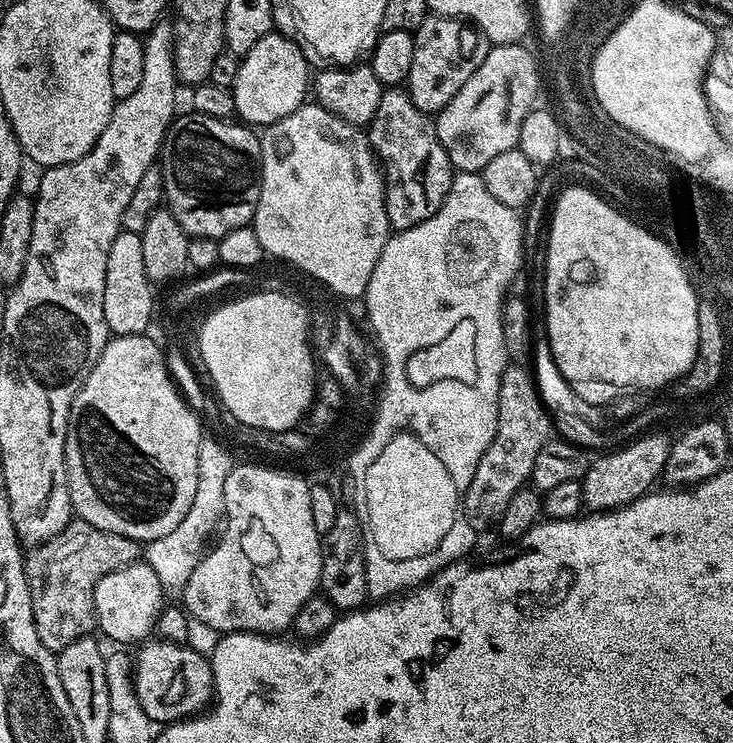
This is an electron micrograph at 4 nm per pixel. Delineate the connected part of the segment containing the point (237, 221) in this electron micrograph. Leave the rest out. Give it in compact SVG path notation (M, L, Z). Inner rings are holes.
M199 114L187 115L173 119L168 133L164 135L164 147L158 157L158 167L164 173L166 207L174 214L174 218L178 218L178 226L182 226L190 238L201 236L220 240L230 234L230 230L251 225L260 197L260 136L240 122Z

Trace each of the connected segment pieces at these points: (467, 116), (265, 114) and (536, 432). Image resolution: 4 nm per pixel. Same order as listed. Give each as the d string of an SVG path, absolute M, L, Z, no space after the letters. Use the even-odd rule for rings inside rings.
M523 43L489 47L486 58L482 58L474 74L466 78L466 86L462 86L462 90L458 90L458 94L454 94L454 98L450 98L447 106L435 117L436 133L456 172L483 173L484 167L497 154L506 154L506 150L519 145L522 122L537 103L536 91L540 88L540 72L536 69L536 60L524 47Z
M273 30L258 38L254 50L240 60L238 78L232 84L236 116L248 126L267 126L294 114L310 92L310 72L306 52L288 36Z
M524 366L505 367L498 390L496 433L464 494L464 517L472 528L483 530L487 524L495 525L499 521L506 506L510 506L510 498L531 481L534 458L538 458L538 450L548 443L553 432L553 417L536 388L533 373Z

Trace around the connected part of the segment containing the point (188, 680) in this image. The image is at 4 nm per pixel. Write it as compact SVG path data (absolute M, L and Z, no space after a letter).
M152 638L141 643L134 652L132 681L134 682L134 694L138 694L138 702L142 705L142 710L146 710L149 718L160 726L199 716L214 700L211 659L198 654L187 644L169 644L159 638Z

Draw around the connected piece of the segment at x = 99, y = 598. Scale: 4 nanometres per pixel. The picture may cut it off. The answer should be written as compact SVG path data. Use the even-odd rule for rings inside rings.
M137 562L127 564L110 574L106 574L94 586L94 610L96 611L96 622L99 631L104 631L112 640L117 640L117 645L128 646L124 644L139 645L147 641L156 631L156 619L160 609L165 607L166 593L162 585L158 582L158 574L154 574L152 567L147 562Z

